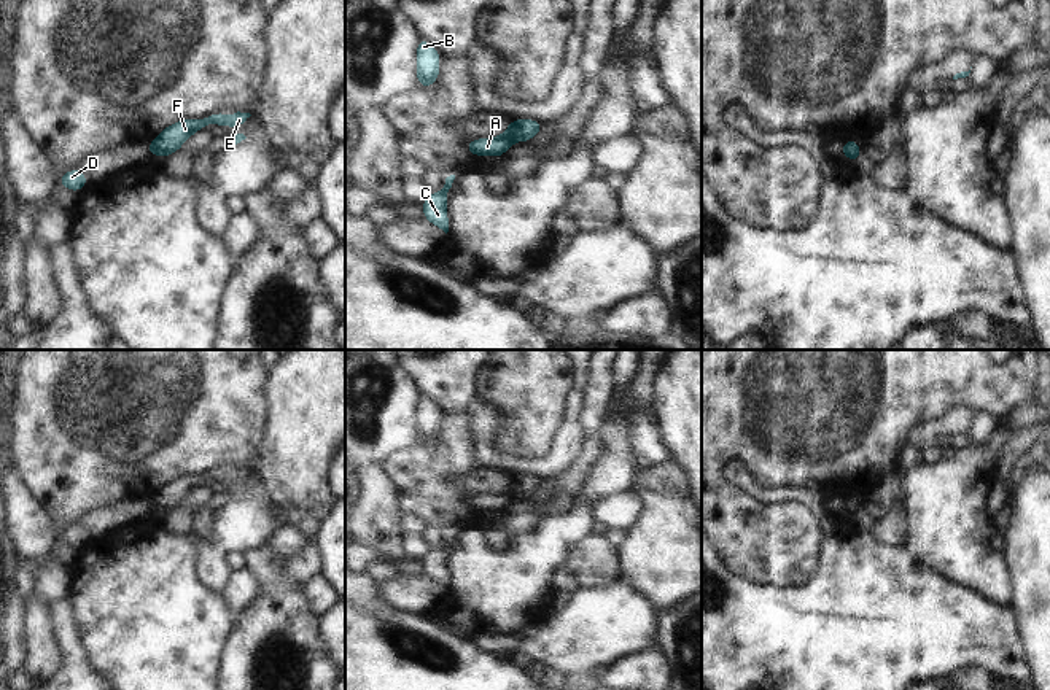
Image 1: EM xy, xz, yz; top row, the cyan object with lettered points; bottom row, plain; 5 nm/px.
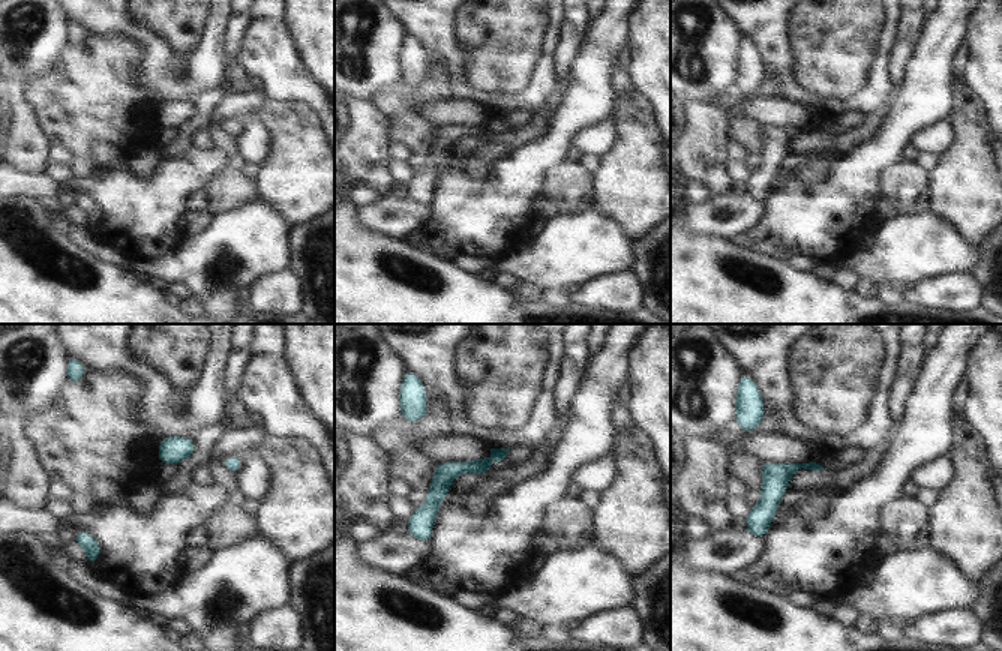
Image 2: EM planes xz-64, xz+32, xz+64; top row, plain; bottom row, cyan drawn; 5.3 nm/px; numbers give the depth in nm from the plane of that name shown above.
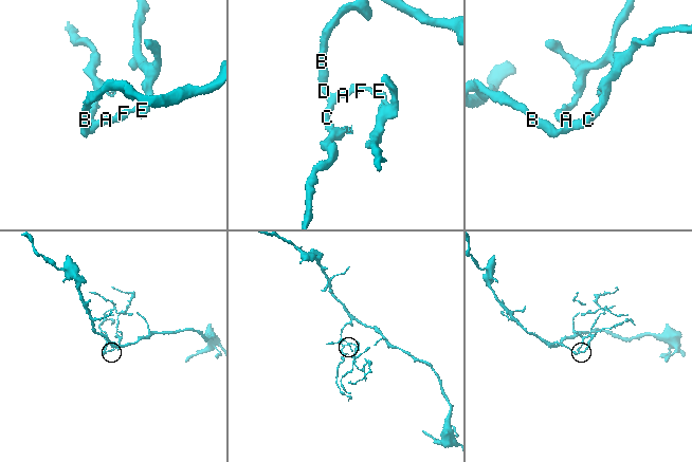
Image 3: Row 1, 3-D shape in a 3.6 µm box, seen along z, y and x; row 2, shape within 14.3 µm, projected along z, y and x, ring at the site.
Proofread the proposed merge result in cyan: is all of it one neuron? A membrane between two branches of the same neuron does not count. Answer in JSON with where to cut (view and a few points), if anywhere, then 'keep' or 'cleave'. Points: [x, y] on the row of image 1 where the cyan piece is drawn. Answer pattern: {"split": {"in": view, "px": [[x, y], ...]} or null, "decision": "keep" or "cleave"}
{"split": {"in": "xz", "px": [[505, 132], [513, 142]]}, "decision": "cleave"}

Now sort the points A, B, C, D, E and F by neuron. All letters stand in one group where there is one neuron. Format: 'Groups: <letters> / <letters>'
Groups: A B C D / E F.

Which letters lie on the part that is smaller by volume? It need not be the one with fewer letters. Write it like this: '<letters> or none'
E, F

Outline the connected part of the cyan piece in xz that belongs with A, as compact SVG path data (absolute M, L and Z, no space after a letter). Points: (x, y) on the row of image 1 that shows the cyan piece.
M496 135L493 138L472 138L465 145L466 153L477 156L495 156L503 157L506 149L511 148L514 141L506 135Z

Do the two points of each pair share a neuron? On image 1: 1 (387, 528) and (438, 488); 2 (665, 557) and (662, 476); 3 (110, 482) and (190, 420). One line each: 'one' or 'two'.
1: two
2: one
3: one

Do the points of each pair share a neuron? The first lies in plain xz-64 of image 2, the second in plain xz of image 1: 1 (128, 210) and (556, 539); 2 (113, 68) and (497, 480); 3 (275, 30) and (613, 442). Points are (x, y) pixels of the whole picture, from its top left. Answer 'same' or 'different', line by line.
1: same
2: different
3: different

